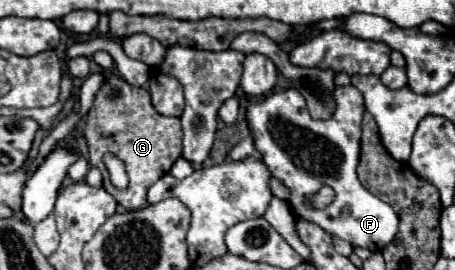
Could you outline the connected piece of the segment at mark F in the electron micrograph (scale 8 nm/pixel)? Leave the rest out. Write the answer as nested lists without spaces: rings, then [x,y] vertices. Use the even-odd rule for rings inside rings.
[[[352,85],[336,87],[334,99],[338,109],[328,121],[314,121],[308,115],[306,101],[296,89],[270,93],[262,99],[242,99],[246,121],[252,131],[256,149],[272,175],[288,187],[290,207],[296,217],[322,227],[328,235],[336,235],[354,247],[370,251],[384,249],[398,233],[398,215],[394,209],[372,195],[358,179],[356,167],[360,157],[360,123],[364,115],[364,99]],[[322,185],[336,191],[336,199],[326,209],[310,209],[304,205],[304,195],[316,193]]]

